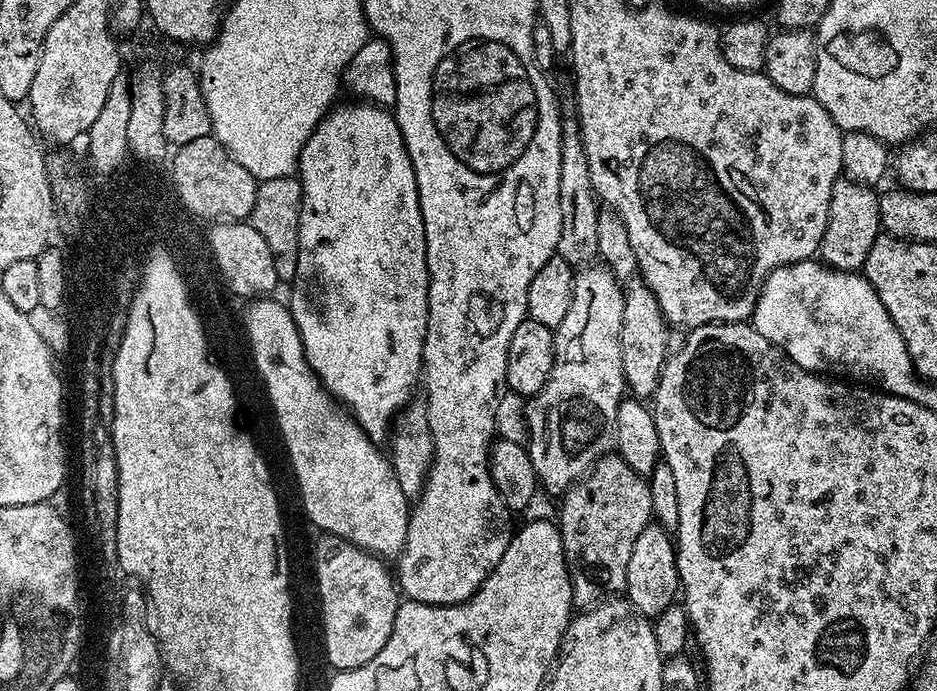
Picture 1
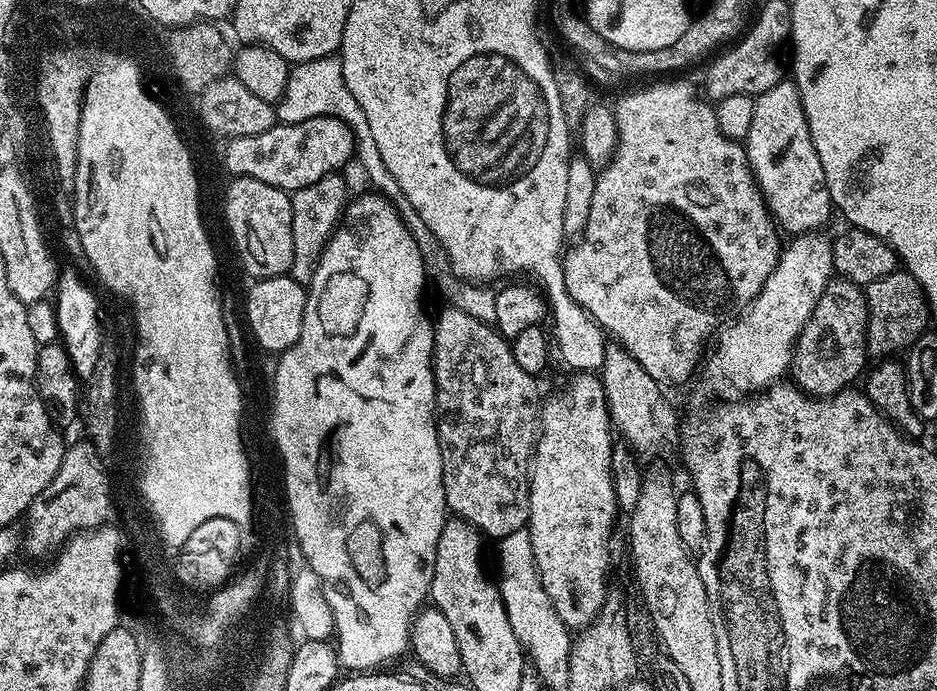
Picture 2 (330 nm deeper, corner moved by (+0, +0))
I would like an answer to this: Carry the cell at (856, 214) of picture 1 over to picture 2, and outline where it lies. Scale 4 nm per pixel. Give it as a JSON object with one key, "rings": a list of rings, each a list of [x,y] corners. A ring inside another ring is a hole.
{"rings":[[[843,278],[833,279],[822,298],[818,298],[818,306],[814,306],[812,317],[796,339],[792,350],[791,379],[801,392],[813,398],[832,396],[861,379],[865,371],[864,359],[869,356],[868,303],[864,300],[861,285]]]}

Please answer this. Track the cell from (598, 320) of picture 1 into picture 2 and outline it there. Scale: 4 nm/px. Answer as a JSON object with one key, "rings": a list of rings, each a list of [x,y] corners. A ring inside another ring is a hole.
{"rings":[[[580,372],[574,377],[560,400],[545,399],[538,412],[540,433],[530,464],[530,514],[526,530],[534,546],[536,569],[550,602],[568,629],[583,630],[606,607],[604,579],[608,576],[608,539],[612,536],[612,523],[618,517],[618,505],[612,481],[614,429],[608,416],[604,385],[592,372]]]}

